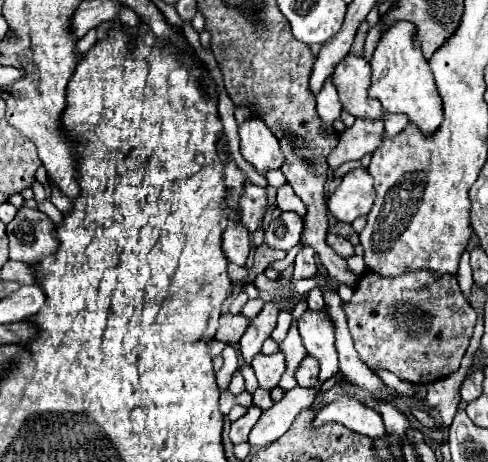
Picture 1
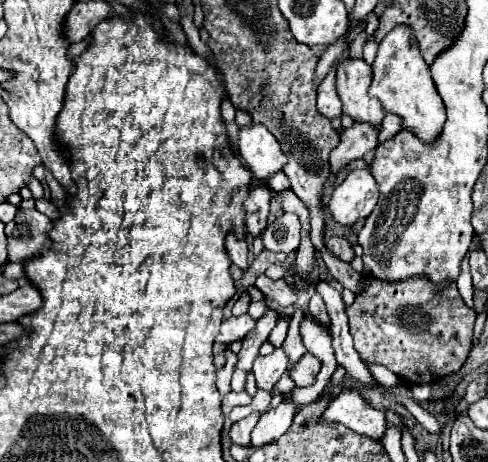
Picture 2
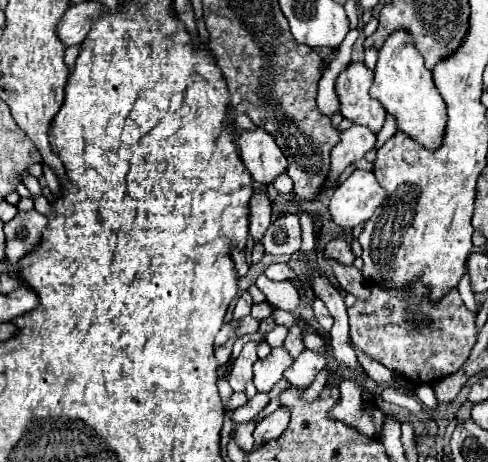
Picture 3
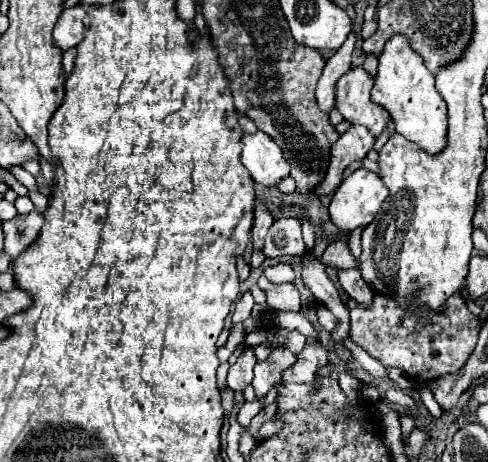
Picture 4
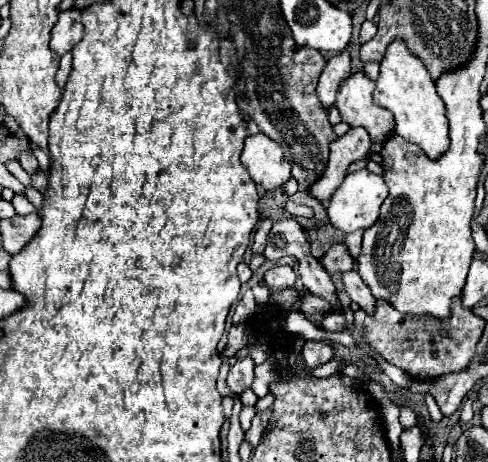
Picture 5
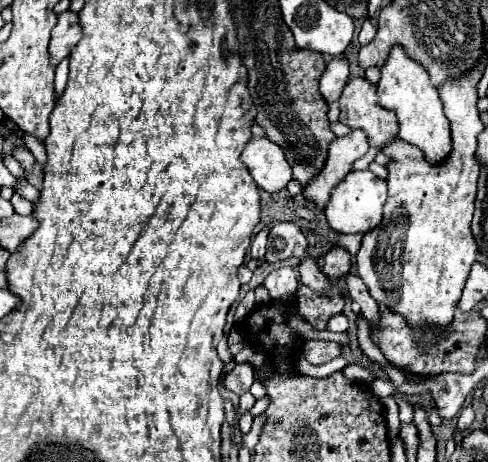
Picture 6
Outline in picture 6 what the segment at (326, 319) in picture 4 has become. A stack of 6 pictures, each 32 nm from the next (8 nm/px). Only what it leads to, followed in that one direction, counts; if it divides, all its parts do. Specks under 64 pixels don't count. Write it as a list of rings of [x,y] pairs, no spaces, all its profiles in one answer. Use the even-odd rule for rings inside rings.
[[[336,314],[336,316],[328,318],[326,328],[328,328],[330,332],[346,332],[346,330],[348,330],[348,320],[346,320],[344,314]]]

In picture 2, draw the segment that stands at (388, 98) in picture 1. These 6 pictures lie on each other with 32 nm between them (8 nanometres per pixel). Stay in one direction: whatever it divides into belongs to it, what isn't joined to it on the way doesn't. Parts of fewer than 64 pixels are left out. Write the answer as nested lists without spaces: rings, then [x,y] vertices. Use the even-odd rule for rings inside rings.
[[[398,24],[380,42],[376,60],[372,64],[370,96],[378,98],[386,112],[402,116],[404,128],[412,128],[412,132],[418,132],[422,140],[434,140],[440,134],[444,124],[444,104],[436,92],[430,66],[424,62],[410,26]]]

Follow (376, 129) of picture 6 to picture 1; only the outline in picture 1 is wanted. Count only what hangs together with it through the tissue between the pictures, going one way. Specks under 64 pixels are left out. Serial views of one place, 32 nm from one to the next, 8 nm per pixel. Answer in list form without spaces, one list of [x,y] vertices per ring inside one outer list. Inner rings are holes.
[[[356,54],[344,56],[332,74],[332,84],[338,90],[342,108],[356,118],[382,118],[384,110],[380,102],[368,96],[370,88],[370,64]]]

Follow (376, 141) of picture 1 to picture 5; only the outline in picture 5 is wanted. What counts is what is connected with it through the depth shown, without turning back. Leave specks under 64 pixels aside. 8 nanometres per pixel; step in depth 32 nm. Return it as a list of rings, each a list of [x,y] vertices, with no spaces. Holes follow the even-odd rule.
[[[350,128],[344,136],[336,138],[330,148],[330,160],[328,168],[324,170],[324,176],[310,188],[310,194],[316,196],[320,202],[328,200],[332,192],[342,184],[348,166],[354,160],[364,158],[372,148],[372,138],[364,128]]]

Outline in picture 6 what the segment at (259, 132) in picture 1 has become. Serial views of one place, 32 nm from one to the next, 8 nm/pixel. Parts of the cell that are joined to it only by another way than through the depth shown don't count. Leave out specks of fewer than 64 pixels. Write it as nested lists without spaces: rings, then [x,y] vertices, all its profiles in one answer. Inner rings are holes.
[[[266,136],[250,138],[242,152],[242,162],[250,170],[254,182],[266,192],[284,190],[292,180],[292,168],[278,144],[272,144]]]

